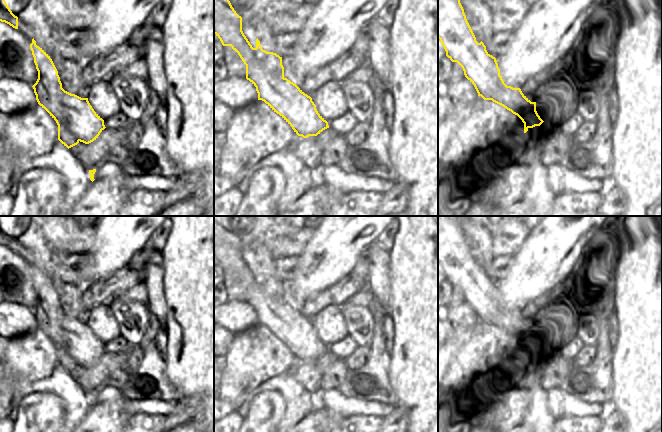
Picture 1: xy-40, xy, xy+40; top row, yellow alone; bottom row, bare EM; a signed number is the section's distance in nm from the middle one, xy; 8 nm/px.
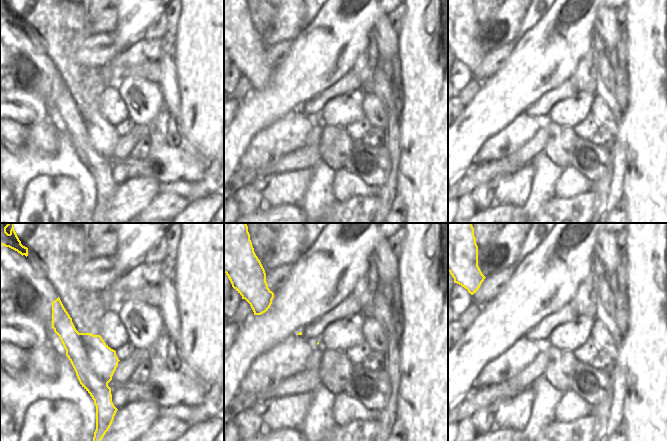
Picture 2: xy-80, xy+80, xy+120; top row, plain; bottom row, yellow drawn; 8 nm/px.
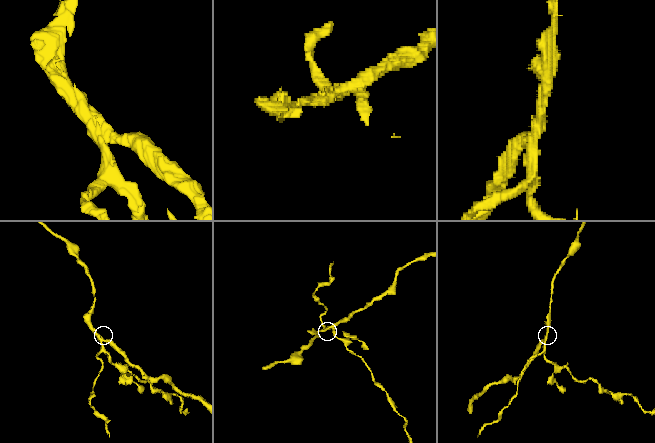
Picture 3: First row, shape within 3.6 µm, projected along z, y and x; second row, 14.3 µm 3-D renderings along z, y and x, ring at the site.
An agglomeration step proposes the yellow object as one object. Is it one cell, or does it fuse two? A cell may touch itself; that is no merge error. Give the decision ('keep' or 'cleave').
cleave

